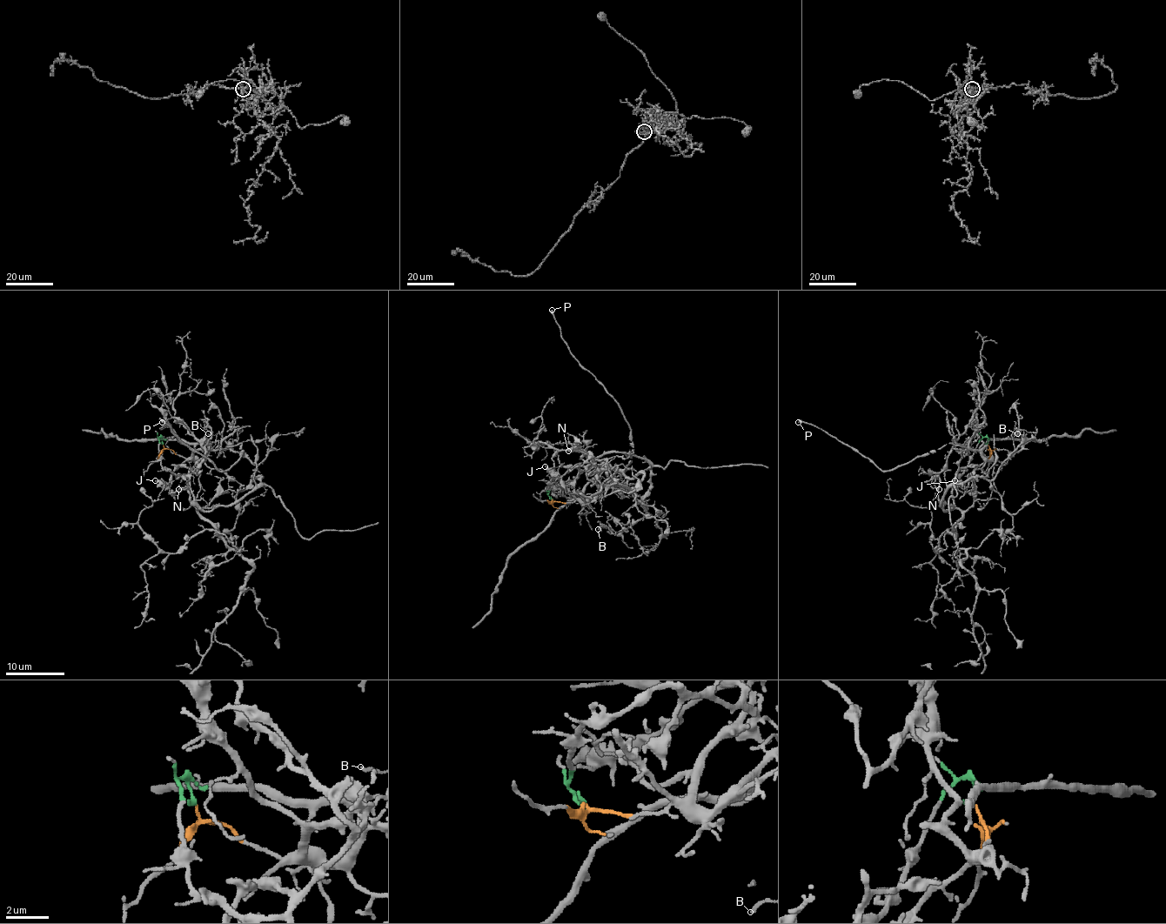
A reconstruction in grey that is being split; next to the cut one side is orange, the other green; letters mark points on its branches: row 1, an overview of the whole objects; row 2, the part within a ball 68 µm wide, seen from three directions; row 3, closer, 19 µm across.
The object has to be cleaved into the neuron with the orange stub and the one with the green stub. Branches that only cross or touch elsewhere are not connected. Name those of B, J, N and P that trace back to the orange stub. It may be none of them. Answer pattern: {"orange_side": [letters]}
{"orange_side": ["J", "P"]}

